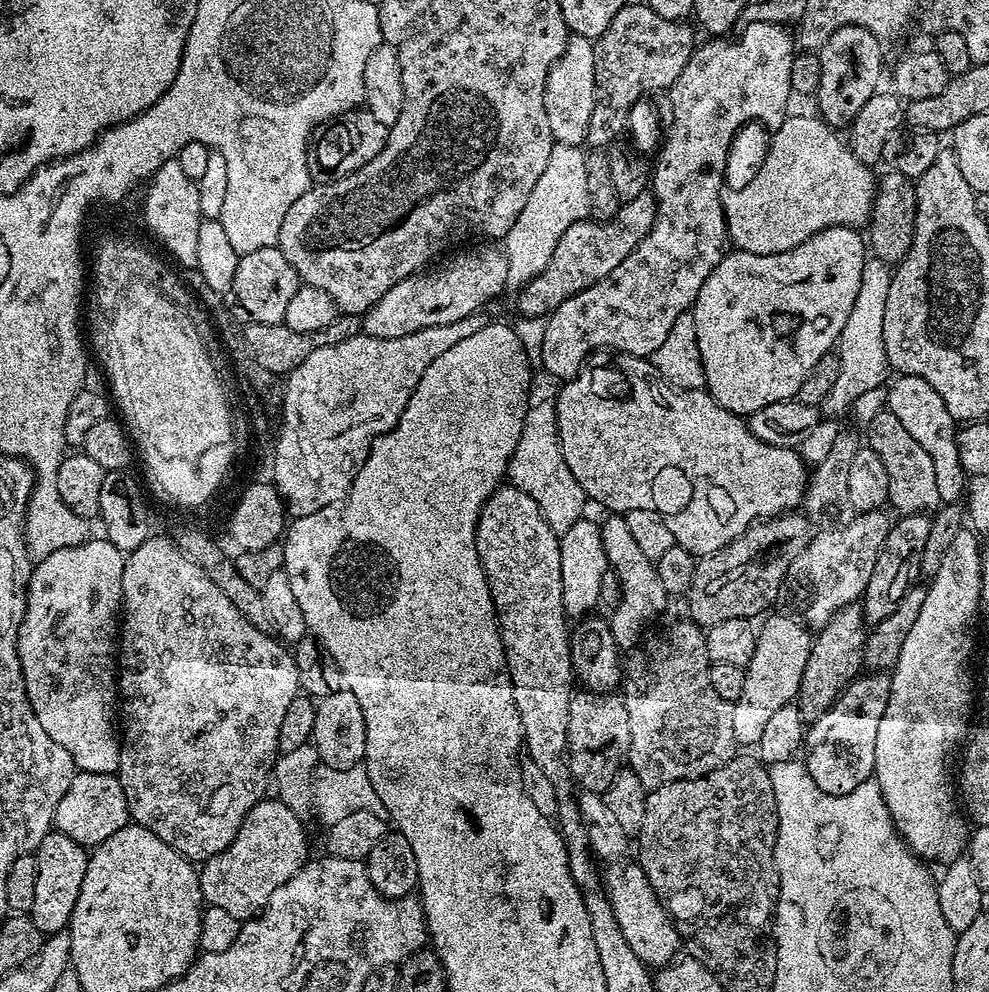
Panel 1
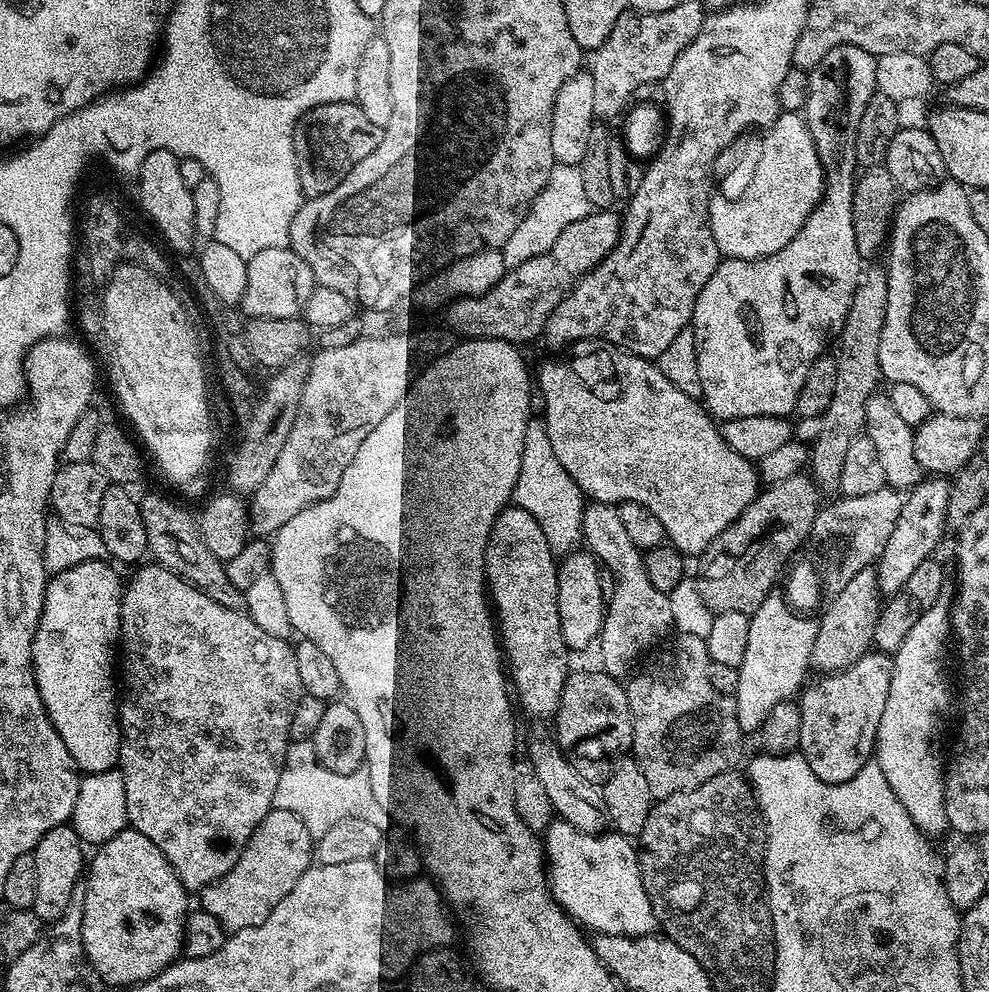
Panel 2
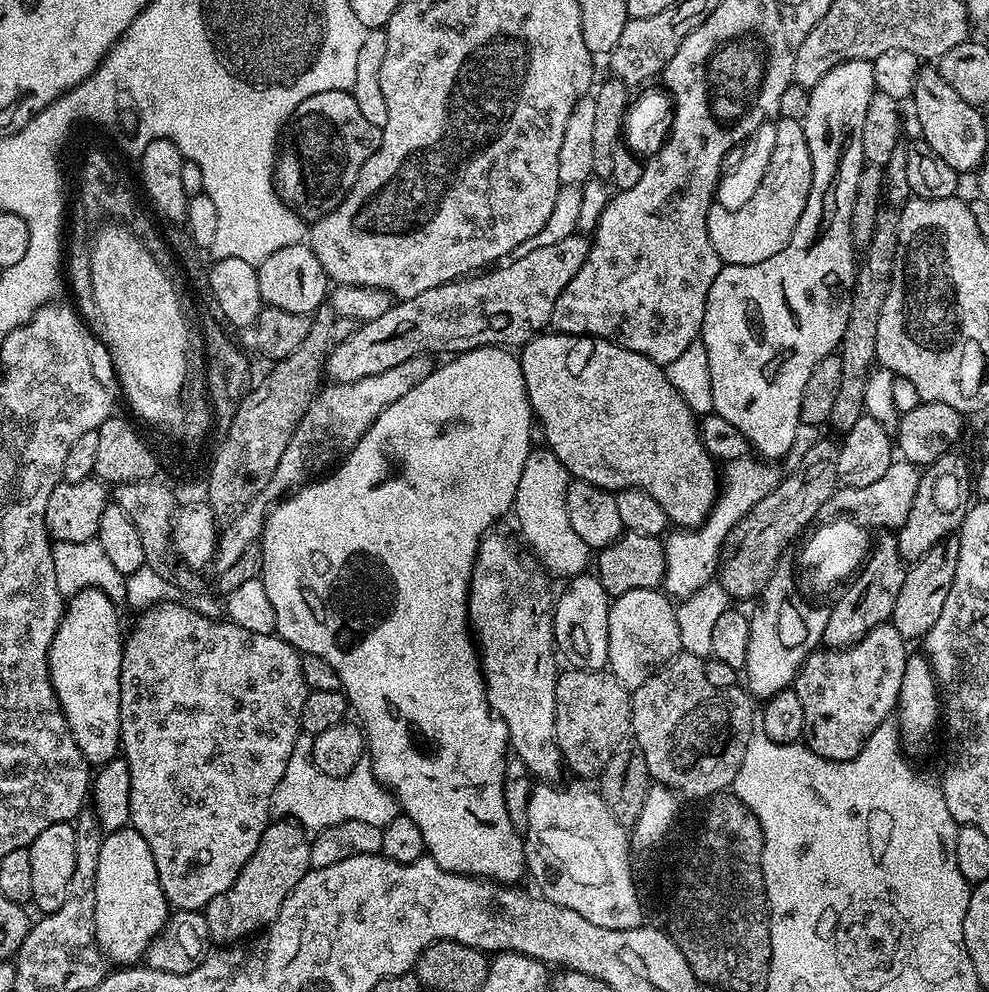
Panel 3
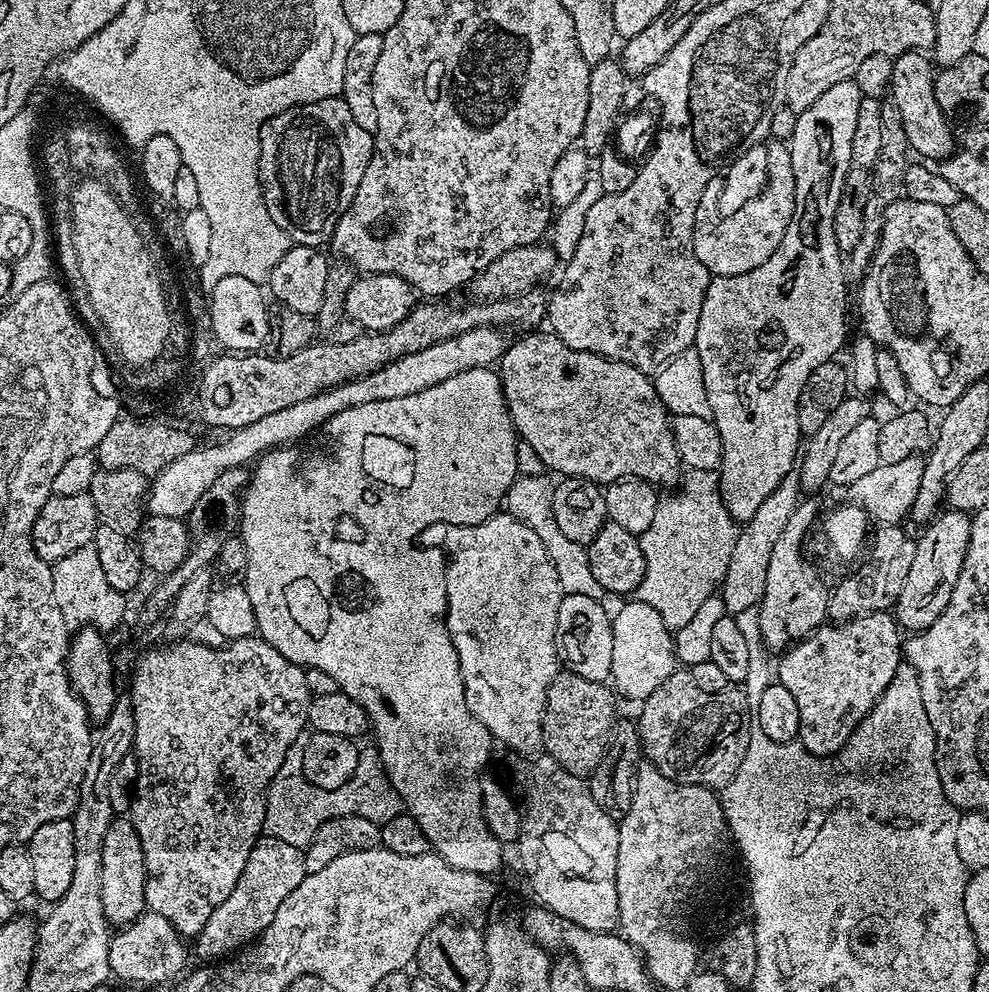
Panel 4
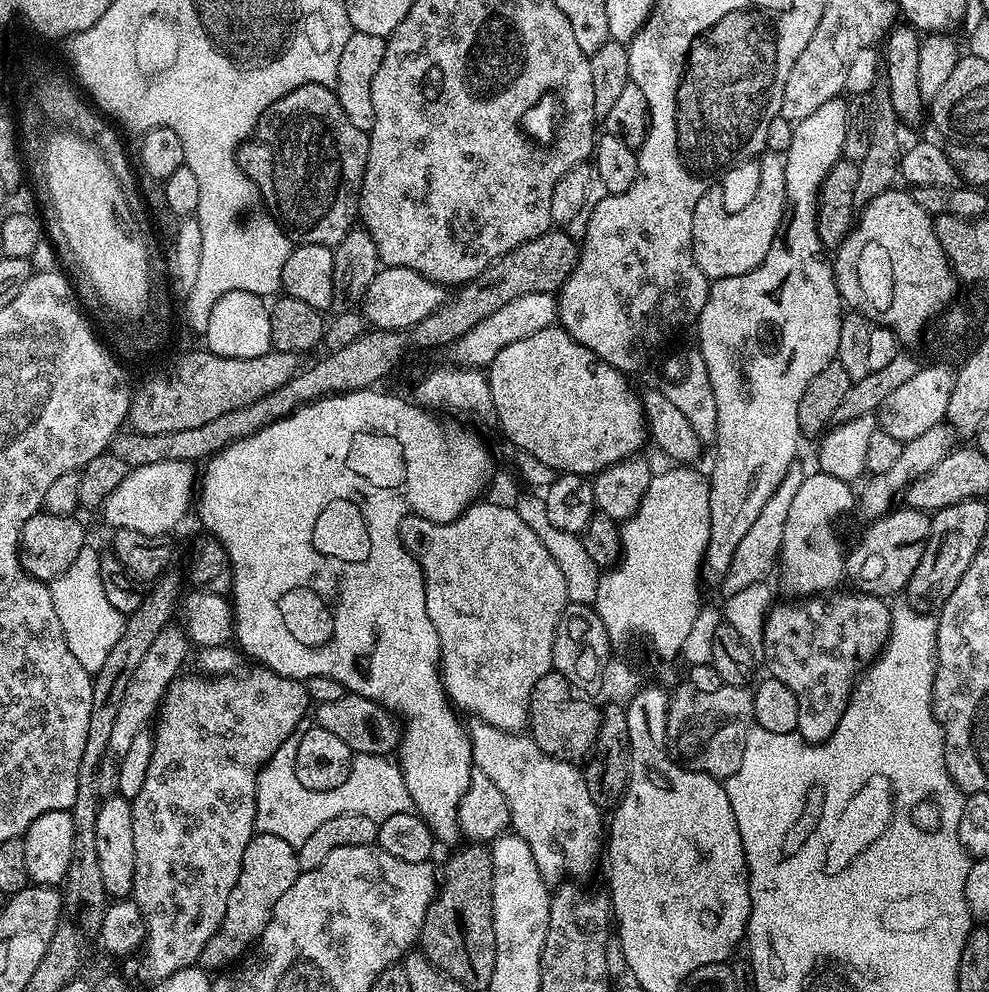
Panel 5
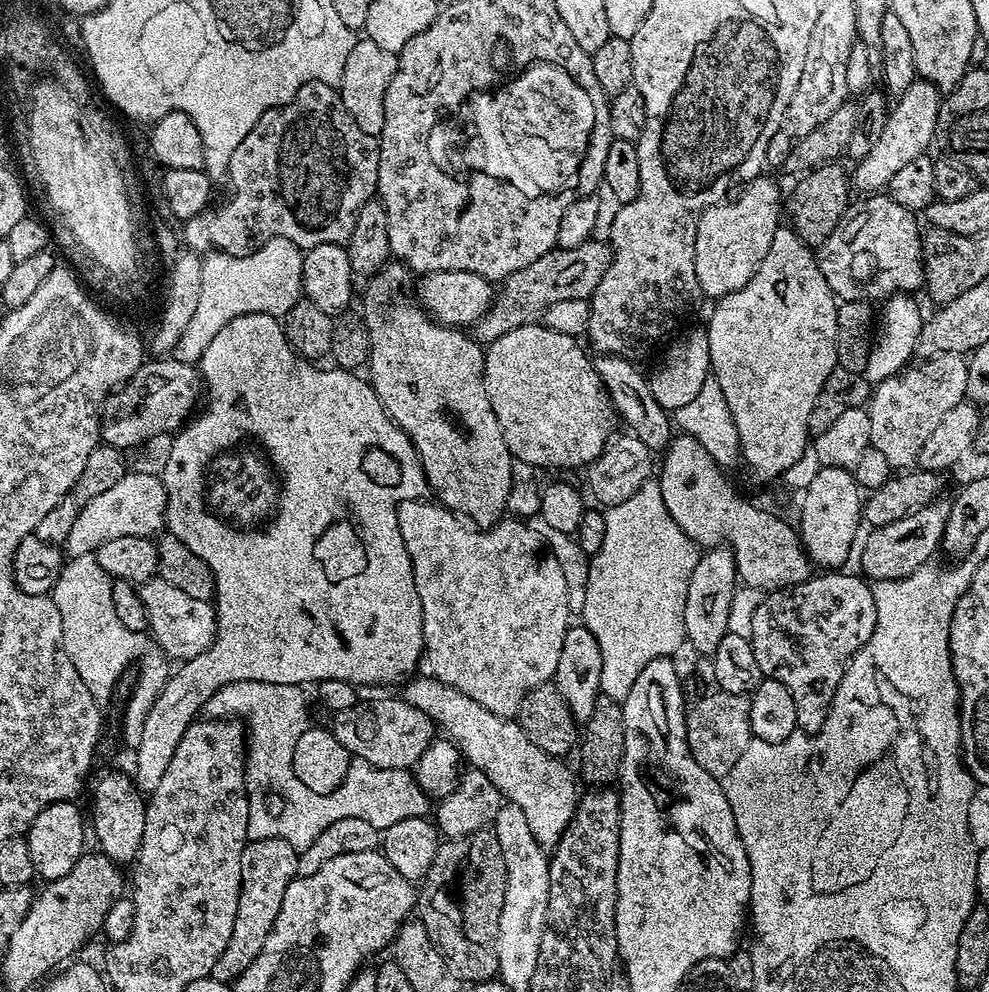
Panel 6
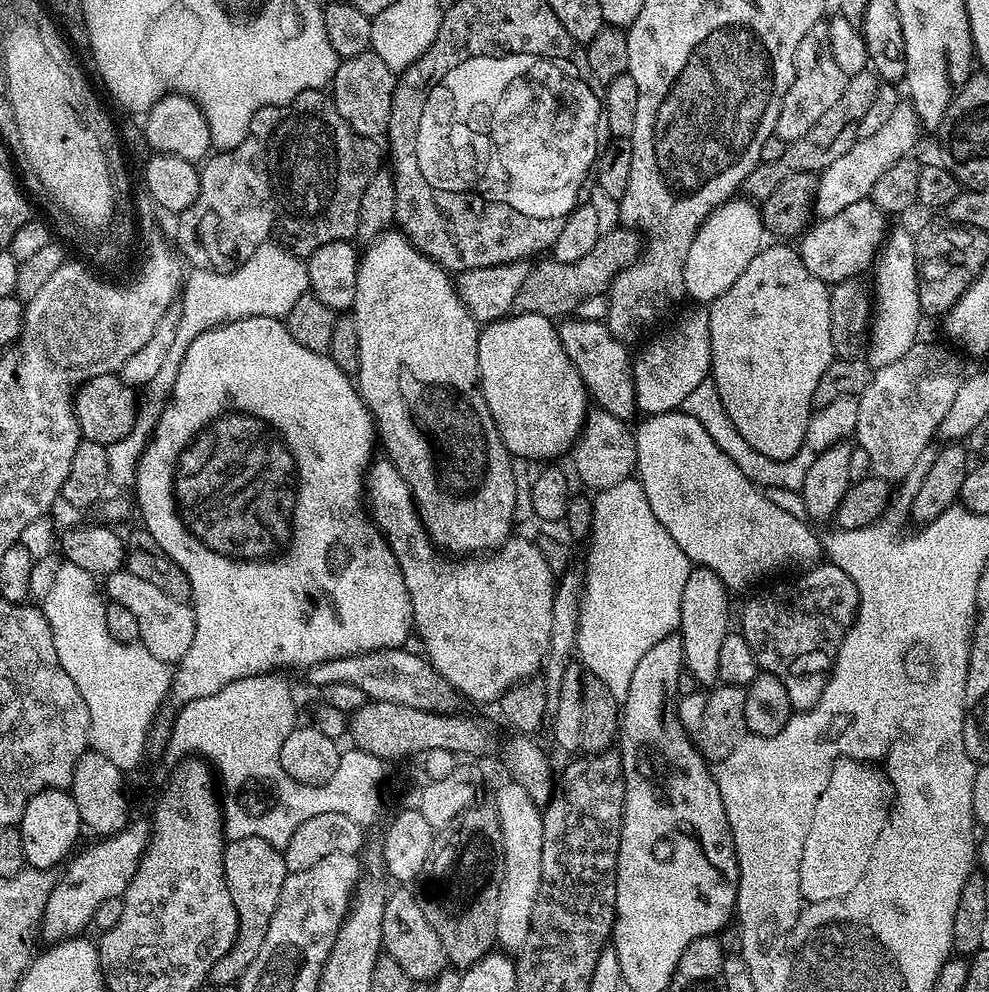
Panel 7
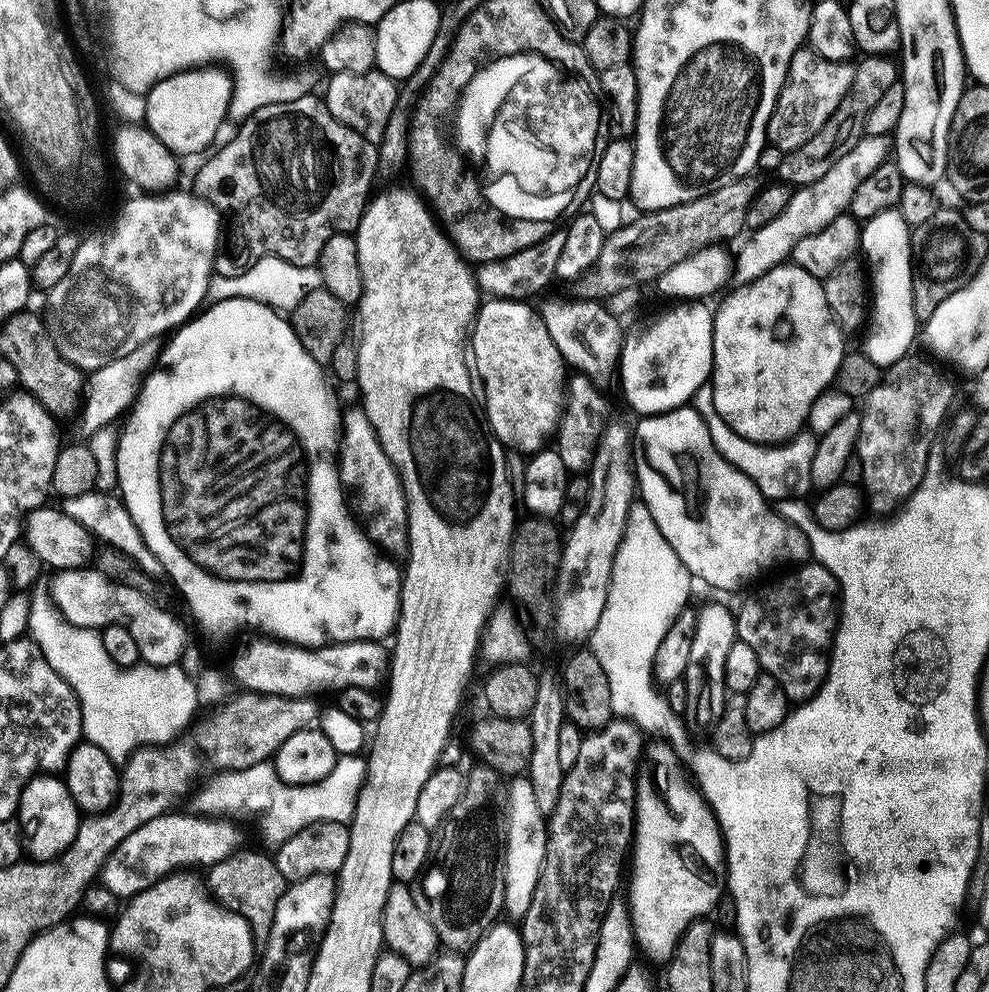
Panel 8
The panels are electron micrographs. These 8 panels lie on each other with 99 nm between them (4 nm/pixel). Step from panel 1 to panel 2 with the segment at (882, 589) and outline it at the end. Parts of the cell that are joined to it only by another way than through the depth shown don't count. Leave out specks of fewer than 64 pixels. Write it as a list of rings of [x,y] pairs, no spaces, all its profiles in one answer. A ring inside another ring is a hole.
[[[928,474],[904,496],[902,514],[898,514],[898,526],[890,534],[880,559],[876,561],[876,577],[881,597],[898,594],[902,585],[914,575],[914,569],[922,566],[933,555],[948,528],[946,504],[950,502],[950,483],[945,477]]]

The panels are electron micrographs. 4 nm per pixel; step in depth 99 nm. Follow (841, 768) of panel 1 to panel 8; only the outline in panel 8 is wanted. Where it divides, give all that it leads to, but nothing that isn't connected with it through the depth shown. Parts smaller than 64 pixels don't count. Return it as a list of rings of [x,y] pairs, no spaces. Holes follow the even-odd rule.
[[[808,562],[777,584],[758,589],[753,596],[745,598],[740,609],[735,609],[737,637],[754,649],[761,669],[776,679],[789,701],[812,699],[828,678],[840,598],[840,586],[834,574],[820,564]]]

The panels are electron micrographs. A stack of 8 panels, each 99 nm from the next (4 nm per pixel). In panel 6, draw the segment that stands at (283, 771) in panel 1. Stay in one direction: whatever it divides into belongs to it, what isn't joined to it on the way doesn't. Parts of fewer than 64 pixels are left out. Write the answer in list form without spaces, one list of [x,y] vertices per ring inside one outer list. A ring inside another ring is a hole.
[[[353,759],[349,763],[344,780],[333,792],[311,792],[298,780],[280,780],[280,784],[276,784],[276,780],[272,780],[272,784],[256,784],[256,788],[260,788],[260,792],[256,792],[256,796],[268,796],[268,800],[253,801],[253,811],[248,814],[249,818],[246,822],[247,833],[253,840],[265,840],[266,838],[285,840],[297,850],[307,848],[314,838],[318,838],[318,834],[327,824],[338,818],[350,818],[351,816],[362,818],[366,822],[370,822],[373,828],[383,830],[402,818],[427,817],[430,812],[429,797],[424,789],[416,783],[415,775],[409,769],[379,768],[360,759]]]

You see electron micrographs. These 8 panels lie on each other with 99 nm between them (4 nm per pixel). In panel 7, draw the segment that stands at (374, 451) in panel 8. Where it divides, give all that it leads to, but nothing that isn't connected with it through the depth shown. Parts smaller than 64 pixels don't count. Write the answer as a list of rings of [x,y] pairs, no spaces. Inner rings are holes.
[[[387,458],[373,459],[368,465],[364,473],[364,495],[371,523],[384,535],[402,570],[406,590],[412,599],[414,632],[424,643],[422,652],[432,669],[442,674],[461,697],[492,702],[499,701],[505,690],[520,680],[537,675],[548,655],[554,610],[554,574],[539,543],[532,541],[531,544],[526,537],[516,534],[491,554],[475,558],[449,558],[441,554],[416,513],[416,503],[406,478],[398,474]]]

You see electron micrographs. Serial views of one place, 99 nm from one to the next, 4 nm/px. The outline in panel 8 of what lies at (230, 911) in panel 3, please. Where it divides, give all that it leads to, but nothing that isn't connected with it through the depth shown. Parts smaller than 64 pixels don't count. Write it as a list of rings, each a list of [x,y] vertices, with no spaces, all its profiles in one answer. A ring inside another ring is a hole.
[[[237,850],[207,869],[206,882],[212,894],[224,907],[237,912],[248,923],[253,941],[267,941],[274,926],[274,910],[278,910],[278,902],[286,887],[275,859],[269,853],[267,856],[264,852]]]

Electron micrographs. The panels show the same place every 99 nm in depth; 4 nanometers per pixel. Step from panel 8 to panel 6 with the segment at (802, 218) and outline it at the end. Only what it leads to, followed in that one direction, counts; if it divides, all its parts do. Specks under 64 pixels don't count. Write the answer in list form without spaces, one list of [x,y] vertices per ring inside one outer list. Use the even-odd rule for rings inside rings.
[[[923,78],[909,82],[903,94],[895,97],[893,104],[896,105],[891,105],[892,113],[885,118],[880,133],[875,133],[872,148],[865,156],[855,161],[856,173],[855,170],[851,173],[850,180],[857,193],[858,191],[860,194],[883,193],[899,167],[910,162],[910,158],[923,156],[929,151],[928,143],[931,142],[932,136],[937,135],[936,123],[941,99],[941,89],[932,81]]]

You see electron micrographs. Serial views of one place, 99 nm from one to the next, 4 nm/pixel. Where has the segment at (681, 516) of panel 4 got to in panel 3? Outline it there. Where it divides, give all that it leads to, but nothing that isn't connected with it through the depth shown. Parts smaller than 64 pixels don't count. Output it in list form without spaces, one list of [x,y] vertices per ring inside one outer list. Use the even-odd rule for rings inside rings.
[[[756,458],[727,461],[722,468],[722,483],[718,488],[716,505],[712,507],[703,524],[698,525],[697,528],[672,530],[667,533],[663,541],[666,570],[662,588],[669,597],[690,597],[700,588],[713,583],[725,549],[724,543],[736,523],[780,484],[782,472],[779,467],[778,469],[776,467],[775,463],[763,462]]]

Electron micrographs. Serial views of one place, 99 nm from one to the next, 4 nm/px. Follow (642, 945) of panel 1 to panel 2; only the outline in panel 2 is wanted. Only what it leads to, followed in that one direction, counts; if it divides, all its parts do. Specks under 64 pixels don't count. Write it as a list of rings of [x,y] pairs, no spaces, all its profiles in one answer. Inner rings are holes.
[[[553,819],[542,836],[542,847],[546,857],[546,871],[548,873],[548,884],[552,888],[552,896],[564,907],[569,916],[575,918],[585,929],[593,928],[593,933],[605,936],[651,936],[657,931],[656,915],[652,909],[652,899],[648,897],[648,891],[644,885],[644,879],[640,873],[640,857],[633,841],[627,836],[620,835],[615,830],[605,831],[603,834],[595,832],[583,832],[574,826],[570,826],[564,820]]]

